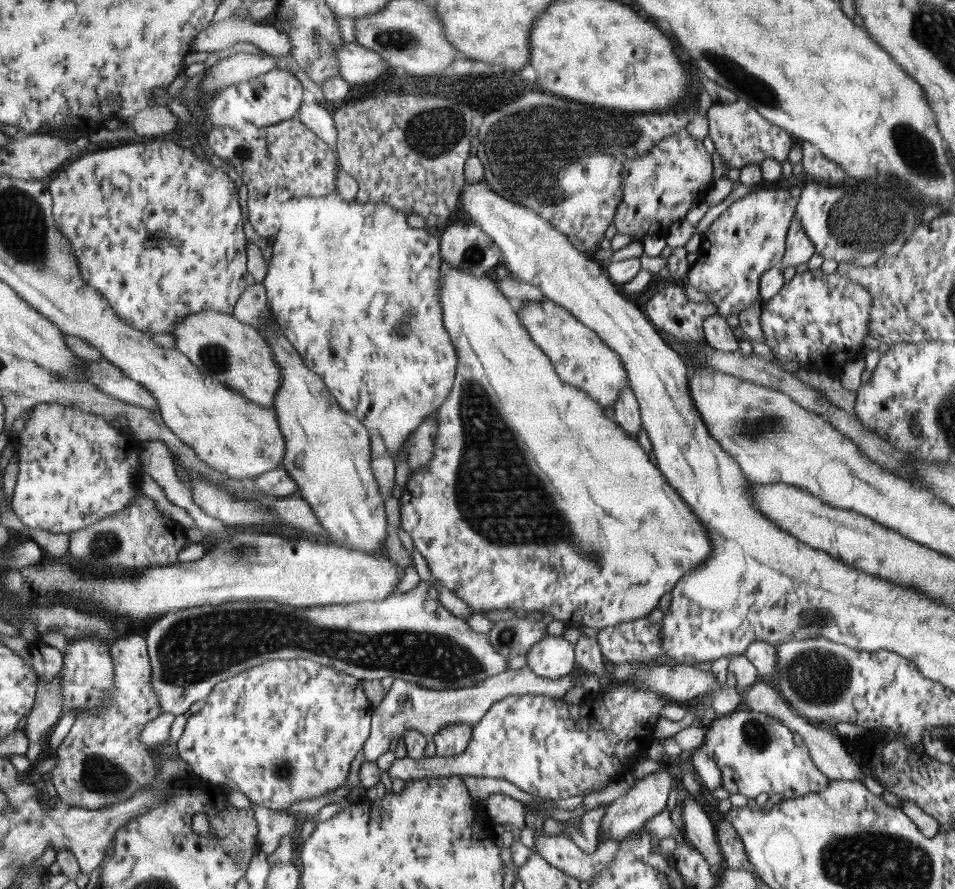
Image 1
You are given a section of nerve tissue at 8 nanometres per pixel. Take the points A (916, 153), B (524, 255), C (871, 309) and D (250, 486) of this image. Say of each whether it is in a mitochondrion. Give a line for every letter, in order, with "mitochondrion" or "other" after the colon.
A: mitochondrion
B: other
C: other
D: other

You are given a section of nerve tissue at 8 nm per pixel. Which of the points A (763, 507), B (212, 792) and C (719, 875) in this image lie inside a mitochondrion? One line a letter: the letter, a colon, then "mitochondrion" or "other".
A: other
B: other
C: other

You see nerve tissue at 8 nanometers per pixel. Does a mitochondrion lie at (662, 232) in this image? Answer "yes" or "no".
no

